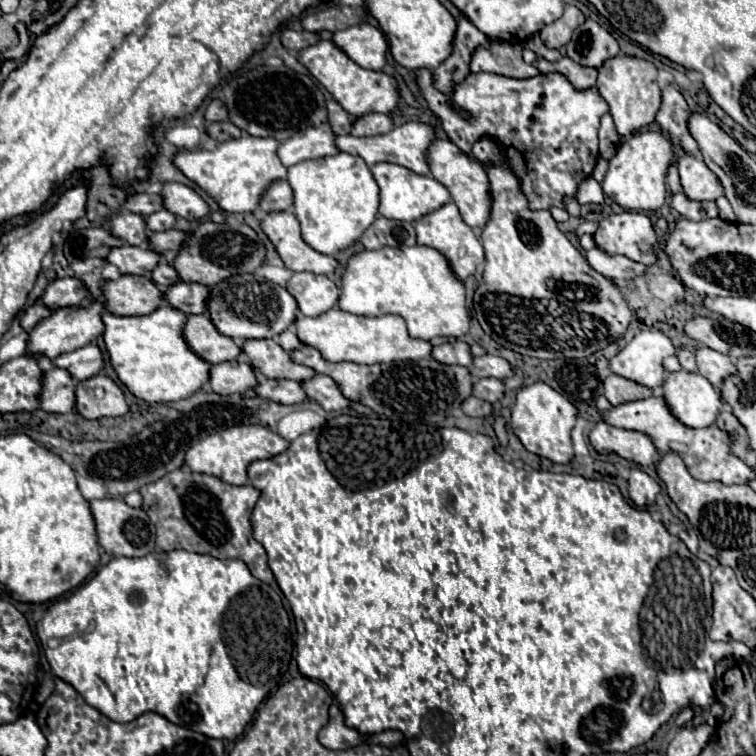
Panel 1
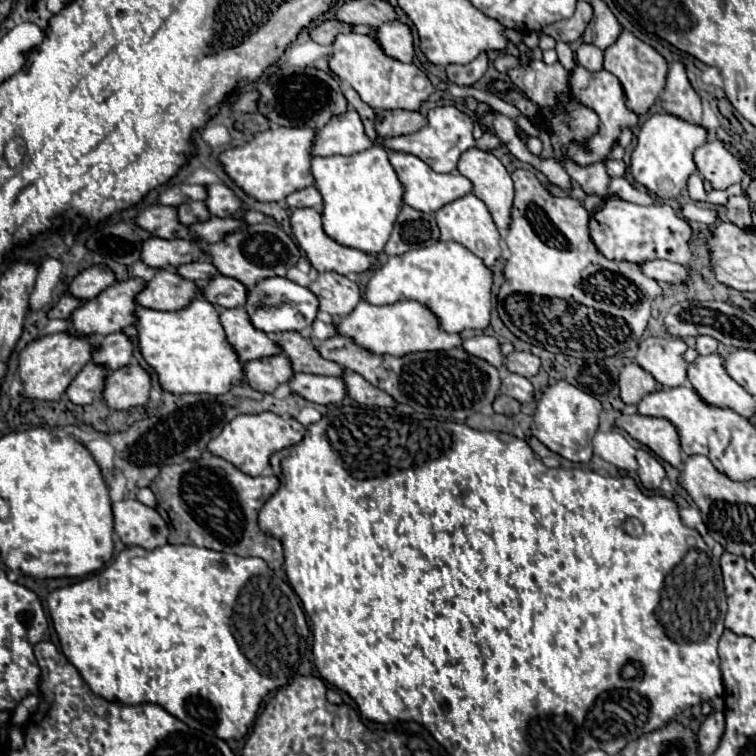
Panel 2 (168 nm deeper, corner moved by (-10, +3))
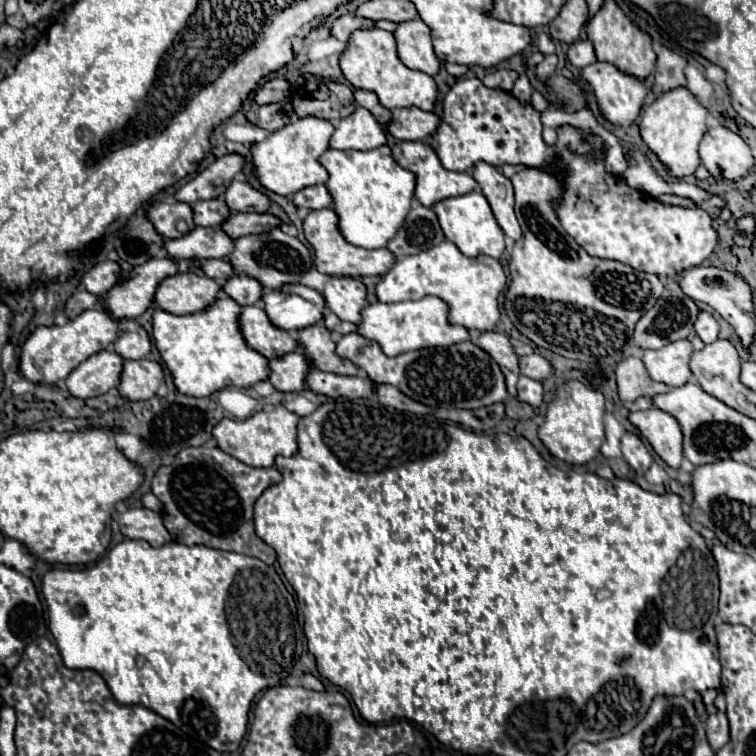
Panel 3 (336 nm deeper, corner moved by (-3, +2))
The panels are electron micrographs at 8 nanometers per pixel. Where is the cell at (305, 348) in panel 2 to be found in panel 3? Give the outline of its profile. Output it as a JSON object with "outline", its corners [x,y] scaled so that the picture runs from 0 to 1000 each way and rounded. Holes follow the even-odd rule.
{"outline":[[[414,429],[409,434],[396,437],[393,452],[403,460],[403,468],[417,481],[417,487],[454,497],[478,495],[478,489],[464,476],[456,476],[443,466],[440,442],[430,431]]]}

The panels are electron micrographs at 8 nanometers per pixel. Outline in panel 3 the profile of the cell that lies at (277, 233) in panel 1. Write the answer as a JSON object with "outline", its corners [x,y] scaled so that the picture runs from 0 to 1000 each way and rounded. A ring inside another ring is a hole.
{"outline":[[[440,275],[414,278],[403,288],[401,302],[403,302],[403,315],[417,328],[417,352],[419,352],[422,360],[430,360],[430,362],[438,362],[438,365],[467,365],[467,368],[507,365],[507,362],[512,362],[512,357],[517,357],[517,352],[525,344],[522,336],[517,336],[512,328],[483,331],[483,328],[462,323],[448,304],[448,288],[446,288]]]}

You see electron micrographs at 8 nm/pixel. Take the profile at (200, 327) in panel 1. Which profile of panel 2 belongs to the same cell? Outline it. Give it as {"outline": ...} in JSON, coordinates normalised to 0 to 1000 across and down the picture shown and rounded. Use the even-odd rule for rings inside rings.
{"outline":[[[320,406],[291,409],[288,414],[291,414],[291,427],[296,433],[299,448],[304,459],[315,467],[315,475],[320,480],[365,470],[370,464],[368,456],[362,456],[362,451],[352,440],[336,435],[331,425],[325,425],[325,411]]]}

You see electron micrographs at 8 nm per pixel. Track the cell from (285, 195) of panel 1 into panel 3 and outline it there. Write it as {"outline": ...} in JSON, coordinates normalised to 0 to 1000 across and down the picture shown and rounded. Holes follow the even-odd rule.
{"outline":[[[425,243],[425,246],[409,246],[409,249],[396,251],[388,259],[388,267],[396,275],[403,272],[403,275],[411,275],[411,278],[440,272],[440,262],[438,262],[438,257],[435,257],[435,251],[433,251],[430,243]]]}

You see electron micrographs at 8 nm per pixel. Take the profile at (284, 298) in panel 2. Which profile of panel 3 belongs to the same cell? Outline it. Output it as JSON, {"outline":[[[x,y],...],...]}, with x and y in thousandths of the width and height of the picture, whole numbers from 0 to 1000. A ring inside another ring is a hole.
{"outline":[[[401,376],[351,384],[348,402],[356,423],[374,437],[398,437],[427,421],[430,394],[425,386]]]}

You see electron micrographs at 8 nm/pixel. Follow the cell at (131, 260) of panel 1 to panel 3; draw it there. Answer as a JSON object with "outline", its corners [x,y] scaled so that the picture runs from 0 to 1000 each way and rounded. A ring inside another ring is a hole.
{"outline":[[[261,299],[255,307],[245,310],[234,317],[221,317],[221,333],[231,344],[250,344],[250,341],[303,341],[308,333],[308,315],[295,307],[295,302],[269,302]]]}

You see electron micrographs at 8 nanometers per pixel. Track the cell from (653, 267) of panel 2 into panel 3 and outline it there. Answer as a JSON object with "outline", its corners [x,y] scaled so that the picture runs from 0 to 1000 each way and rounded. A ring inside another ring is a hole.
{"outline":[[[919,352],[919,354],[906,357],[906,360],[898,362],[898,378],[919,399],[933,399],[943,410],[948,410],[970,431],[972,442],[978,444],[978,450],[983,455],[983,463],[985,466],[991,463],[991,458],[996,452],[996,444],[999,444],[999,415],[996,415],[999,405],[996,405],[993,381],[983,370],[980,362],[964,360],[959,354],[946,354],[946,352]]]}

